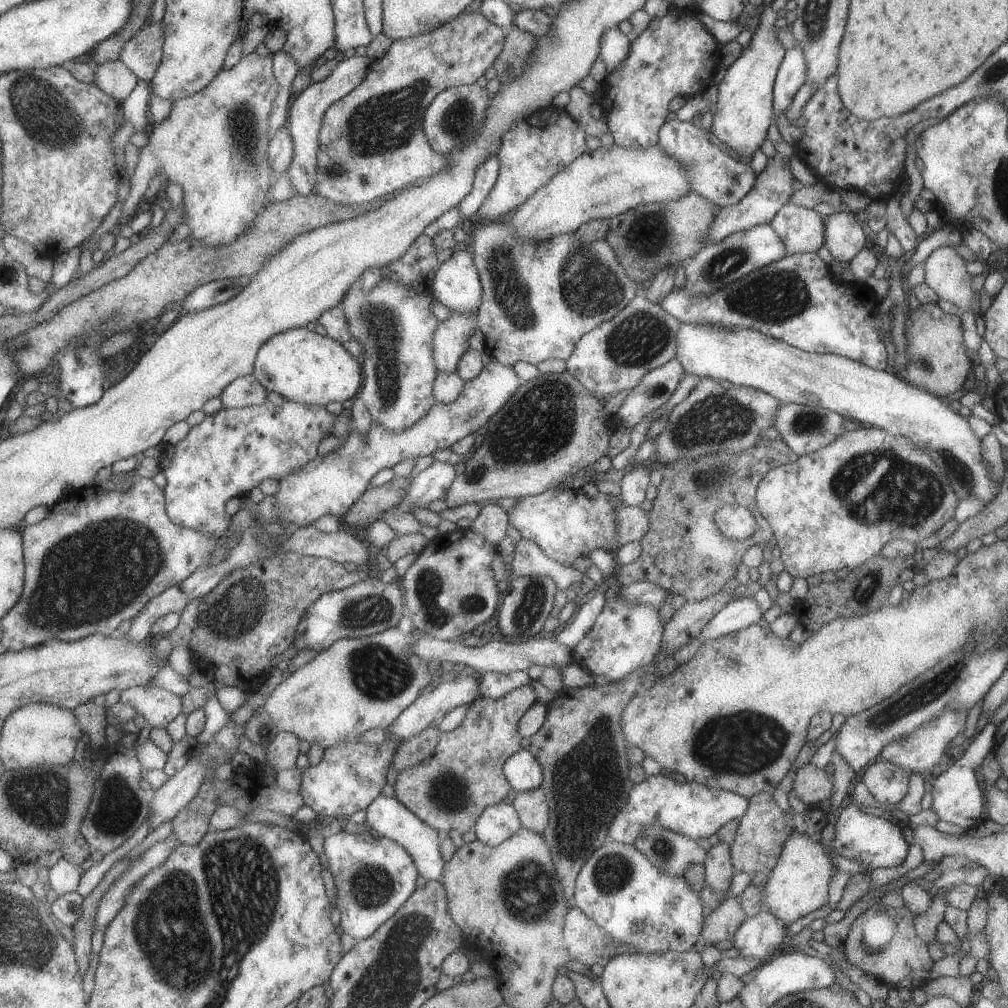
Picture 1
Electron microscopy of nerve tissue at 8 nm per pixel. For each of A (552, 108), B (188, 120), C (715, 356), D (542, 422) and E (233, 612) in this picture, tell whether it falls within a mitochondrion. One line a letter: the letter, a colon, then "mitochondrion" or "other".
A: other
B: other
C: other
D: mitochondrion
E: mitochondrion

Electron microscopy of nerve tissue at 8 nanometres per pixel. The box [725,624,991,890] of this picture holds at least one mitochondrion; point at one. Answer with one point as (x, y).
(922, 696)

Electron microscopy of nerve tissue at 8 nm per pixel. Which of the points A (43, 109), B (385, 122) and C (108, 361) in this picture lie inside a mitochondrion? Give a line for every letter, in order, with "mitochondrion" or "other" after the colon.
A: mitochondrion
B: mitochondrion
C: other

